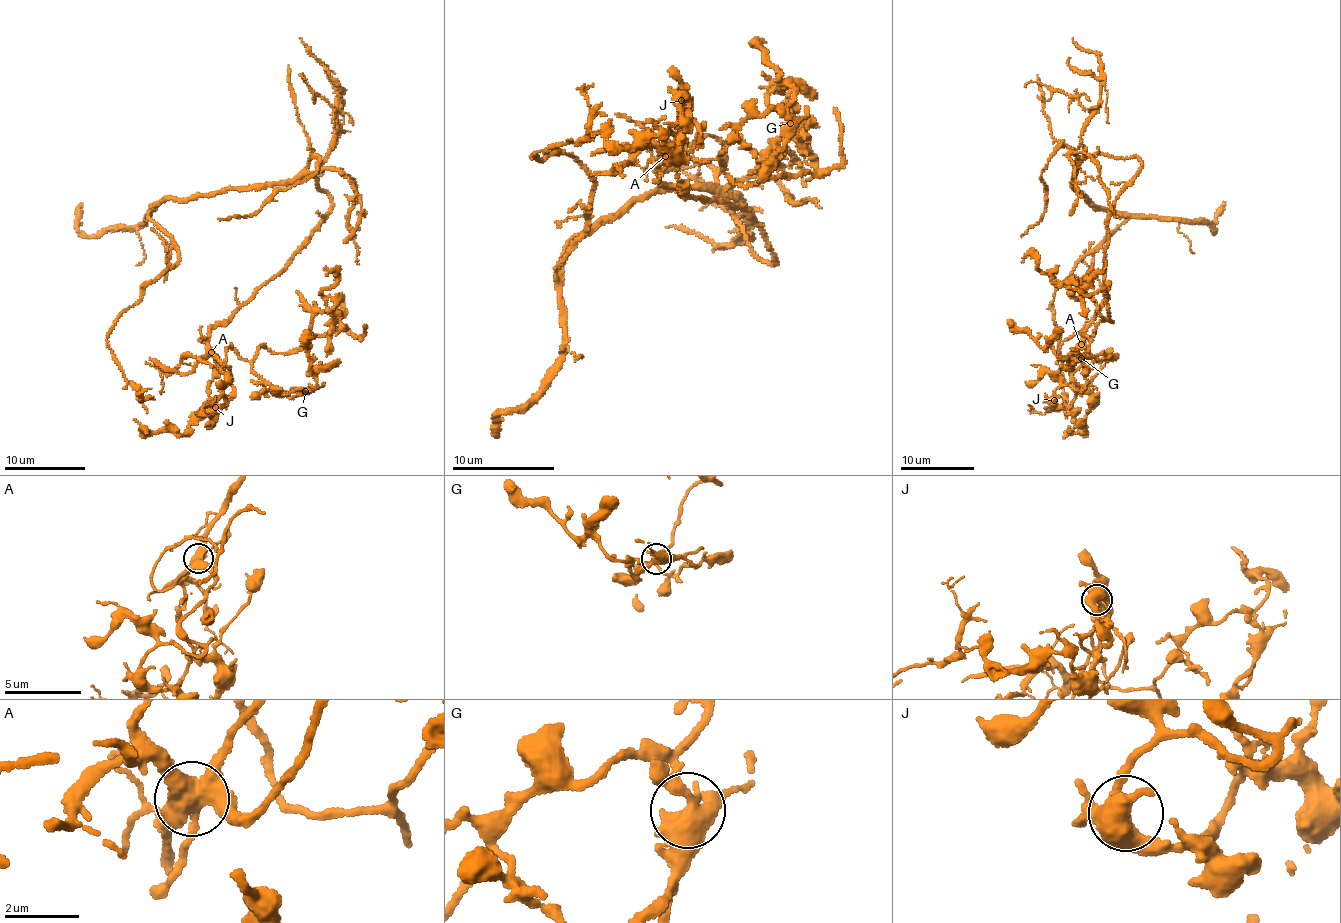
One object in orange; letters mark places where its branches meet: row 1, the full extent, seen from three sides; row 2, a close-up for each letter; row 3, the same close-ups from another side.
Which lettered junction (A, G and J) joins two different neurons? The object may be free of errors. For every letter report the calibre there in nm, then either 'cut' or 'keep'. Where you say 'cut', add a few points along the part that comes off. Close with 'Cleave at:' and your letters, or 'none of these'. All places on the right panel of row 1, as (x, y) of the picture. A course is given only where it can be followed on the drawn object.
A: calibre 500 nm; cut; course (1080, 344), (1135, 157), (1085, 158), (1072, 178), (1125, 220), (1055, 290), (1065, 403), (1028, 405)
G: calibre 480 nm; keep
J: calibre 480 nm; keep
Cleave at: A

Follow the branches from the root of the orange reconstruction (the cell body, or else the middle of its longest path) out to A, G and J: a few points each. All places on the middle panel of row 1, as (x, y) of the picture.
A: (760, 257), (777, 260), (750, 211), (713, 197), (686, 197), (663, 185), (657, 171), (665, 155)
G: (760, 257), (777, 260), (750, 211), (682, 195), (657, 171), (681, 118), (700, 160), (756, 115), (790, 123)
J: (760, 257), (777, 260), (750, 211), (660, 179), (701, 126), (701, 136), (681, 100)

